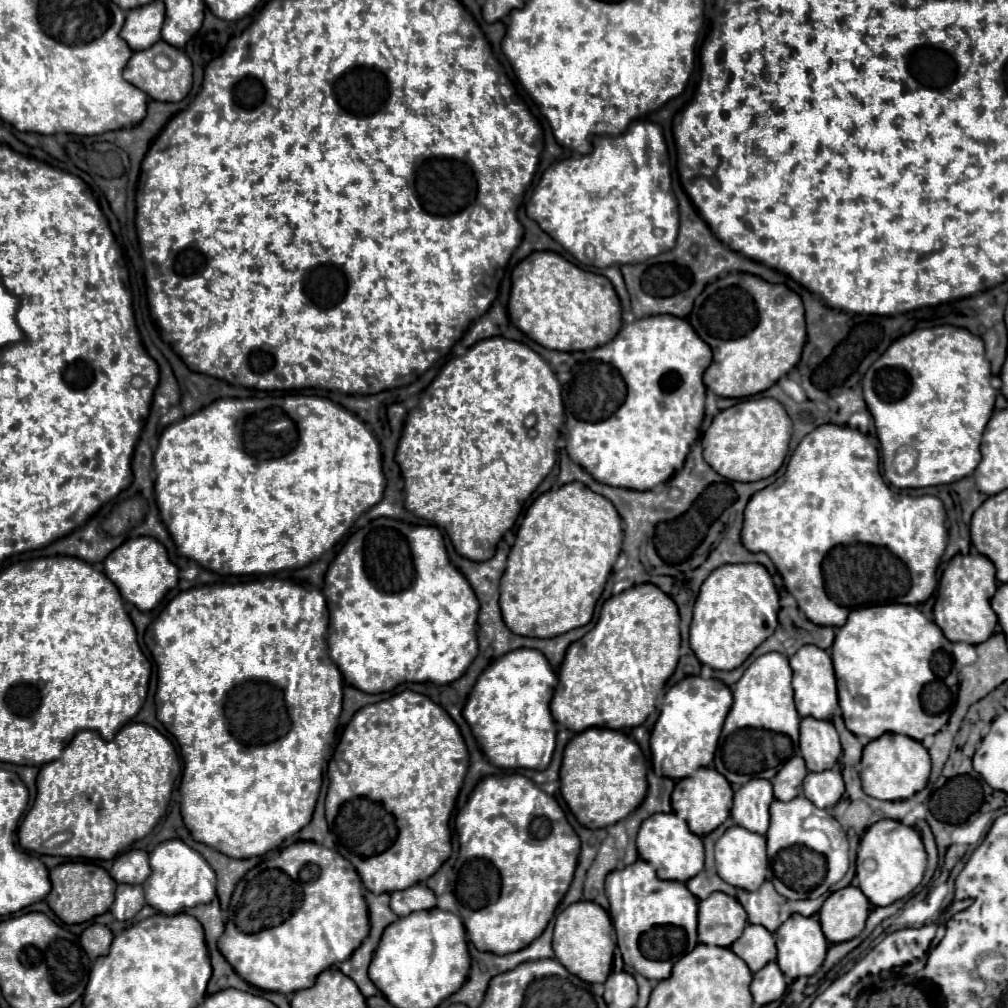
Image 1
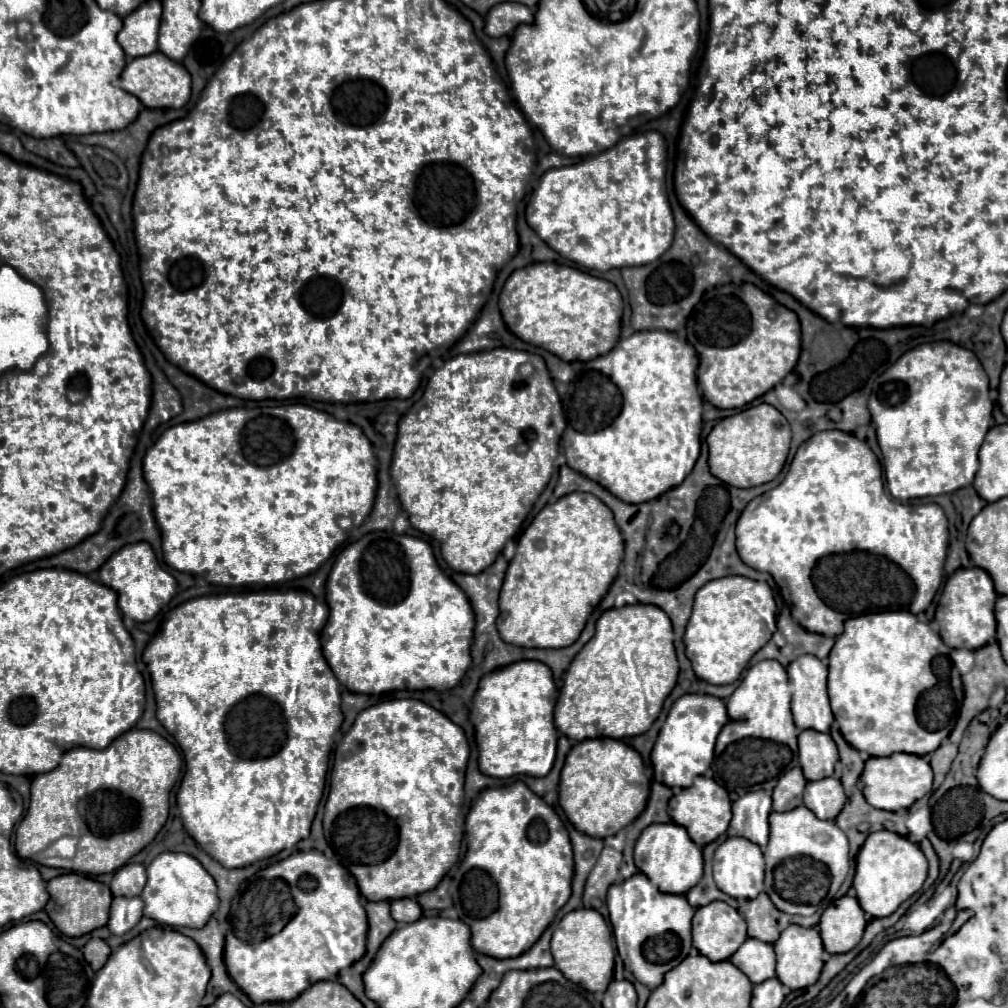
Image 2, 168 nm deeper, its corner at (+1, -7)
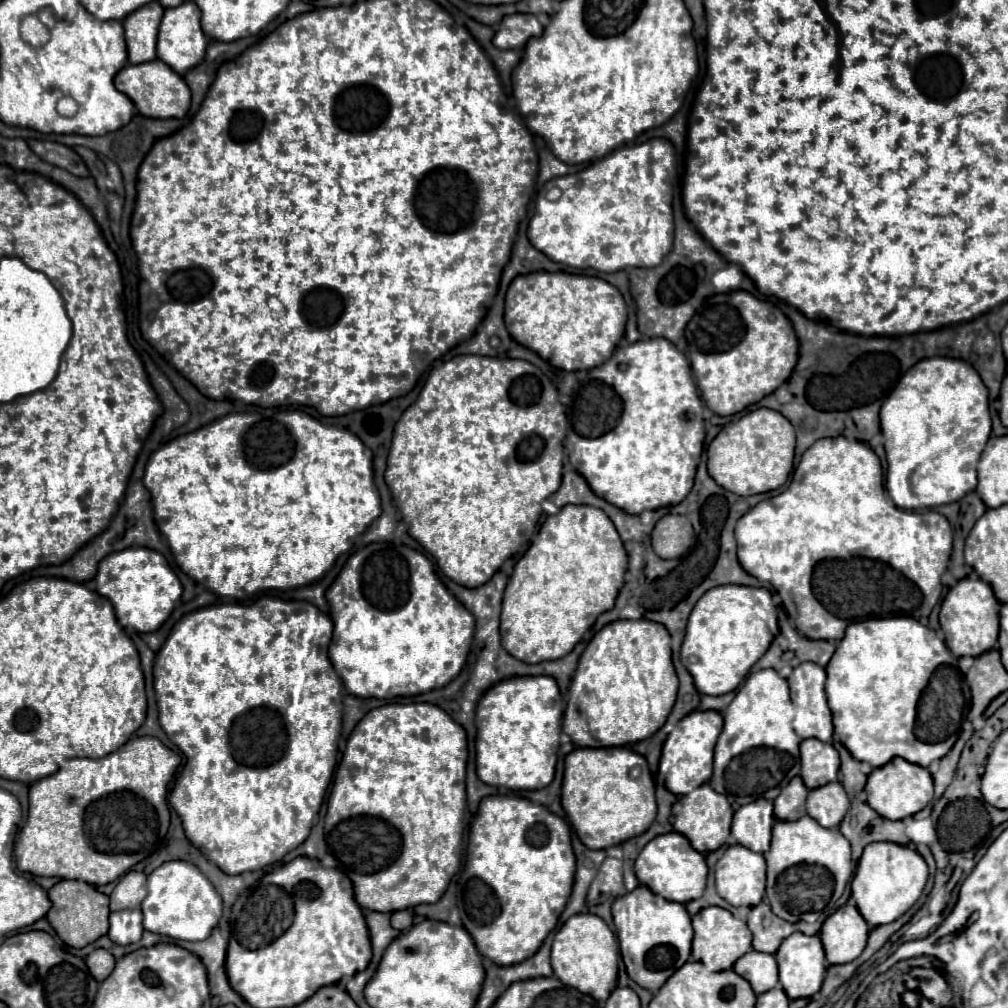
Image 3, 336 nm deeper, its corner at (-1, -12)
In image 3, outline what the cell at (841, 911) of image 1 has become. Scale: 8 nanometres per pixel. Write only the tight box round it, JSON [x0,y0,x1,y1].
[819,904,869,964]

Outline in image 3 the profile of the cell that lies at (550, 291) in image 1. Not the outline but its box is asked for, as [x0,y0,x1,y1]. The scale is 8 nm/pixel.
[505,272,627,370]

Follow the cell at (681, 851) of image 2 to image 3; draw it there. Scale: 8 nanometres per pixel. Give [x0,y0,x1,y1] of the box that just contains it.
[635,832,707,904]

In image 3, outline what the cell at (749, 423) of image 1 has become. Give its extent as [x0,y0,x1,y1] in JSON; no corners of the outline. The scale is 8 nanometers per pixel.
[707,408,795,496]

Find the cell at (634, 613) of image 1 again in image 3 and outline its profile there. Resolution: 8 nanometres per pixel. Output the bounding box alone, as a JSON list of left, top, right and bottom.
[563,618,679,748]

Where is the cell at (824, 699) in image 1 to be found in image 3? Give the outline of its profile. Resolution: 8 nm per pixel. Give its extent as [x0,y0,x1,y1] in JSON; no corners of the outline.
[789,662,833,742]

